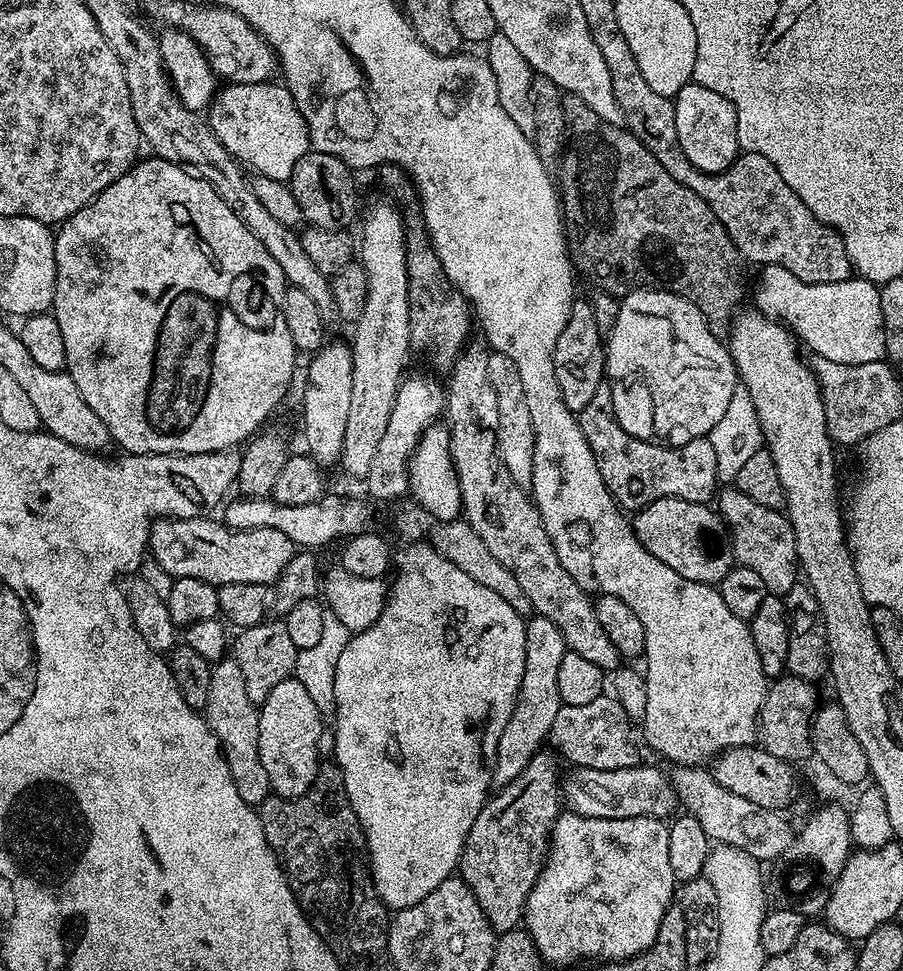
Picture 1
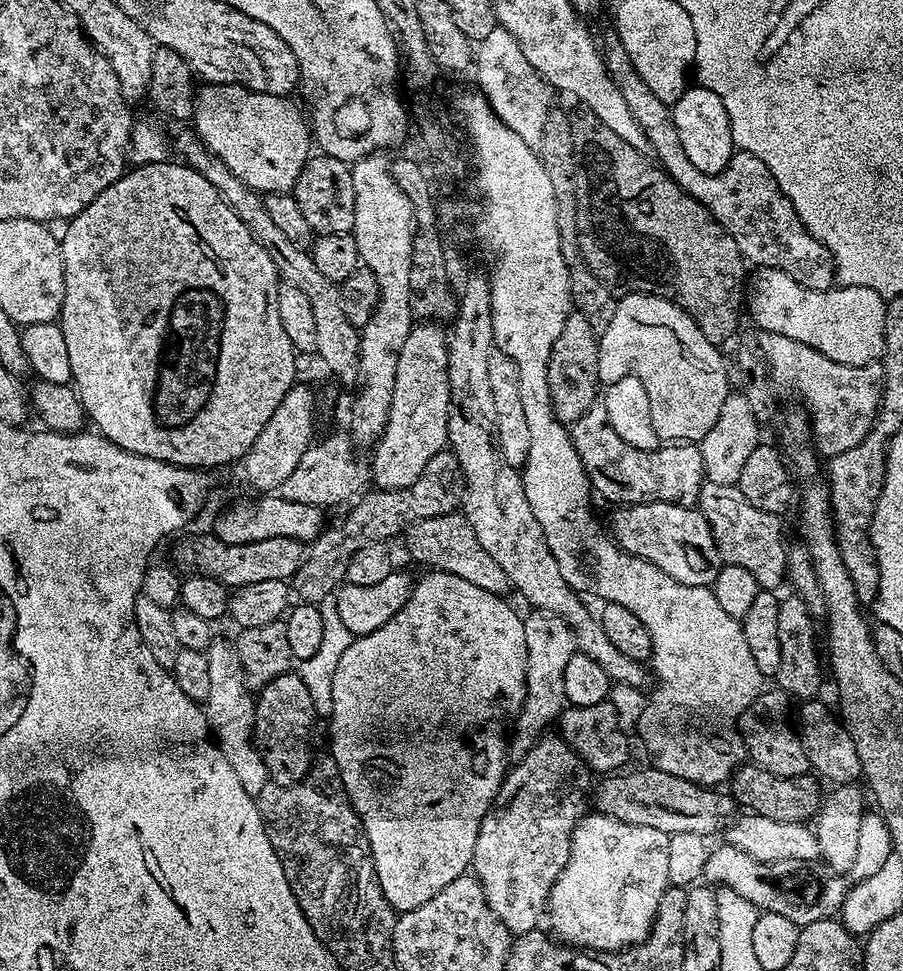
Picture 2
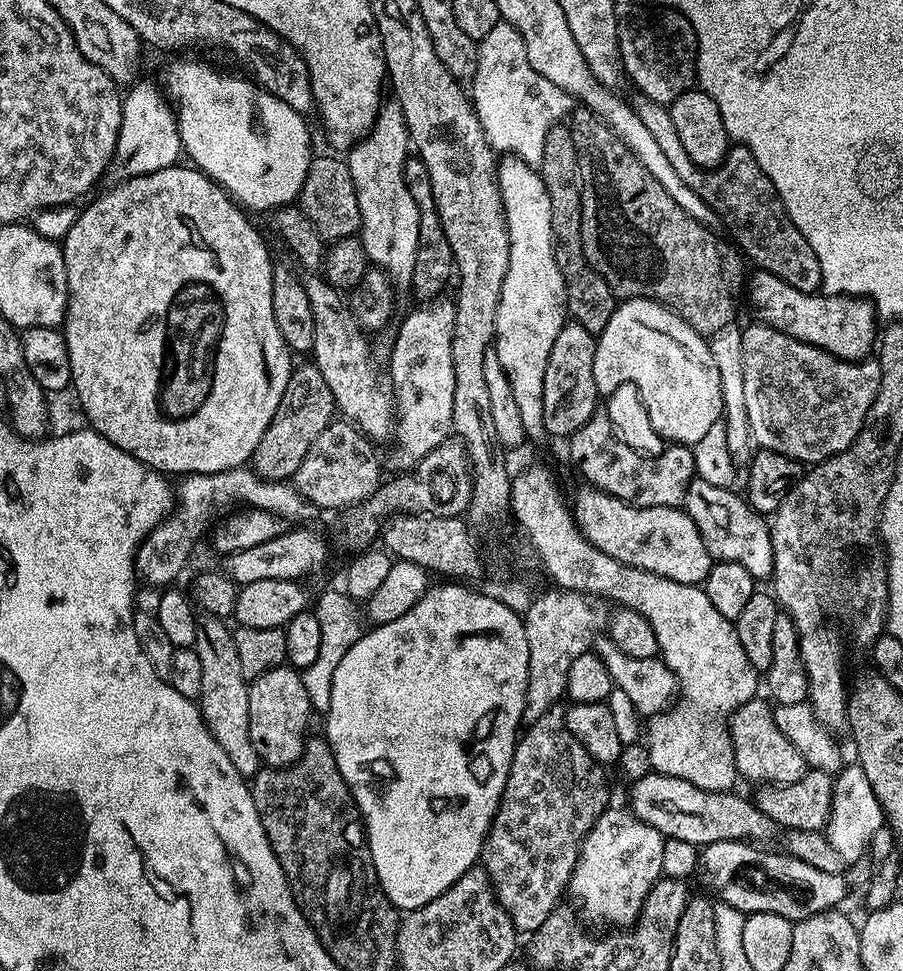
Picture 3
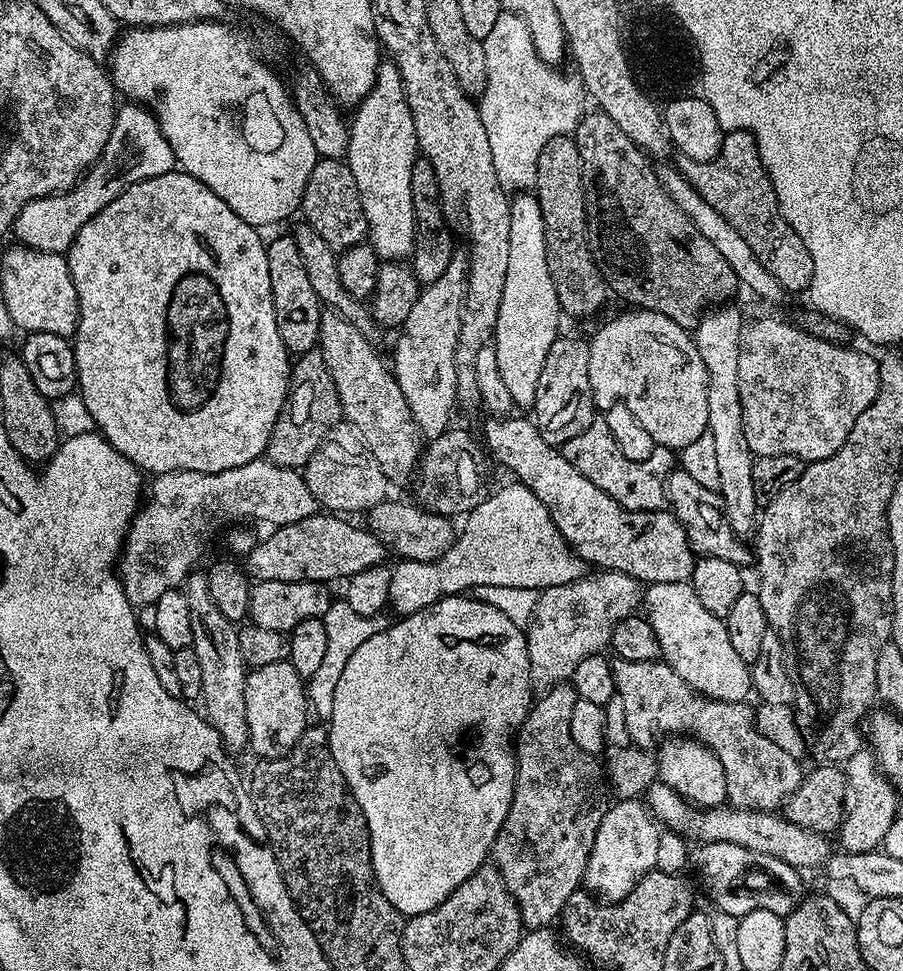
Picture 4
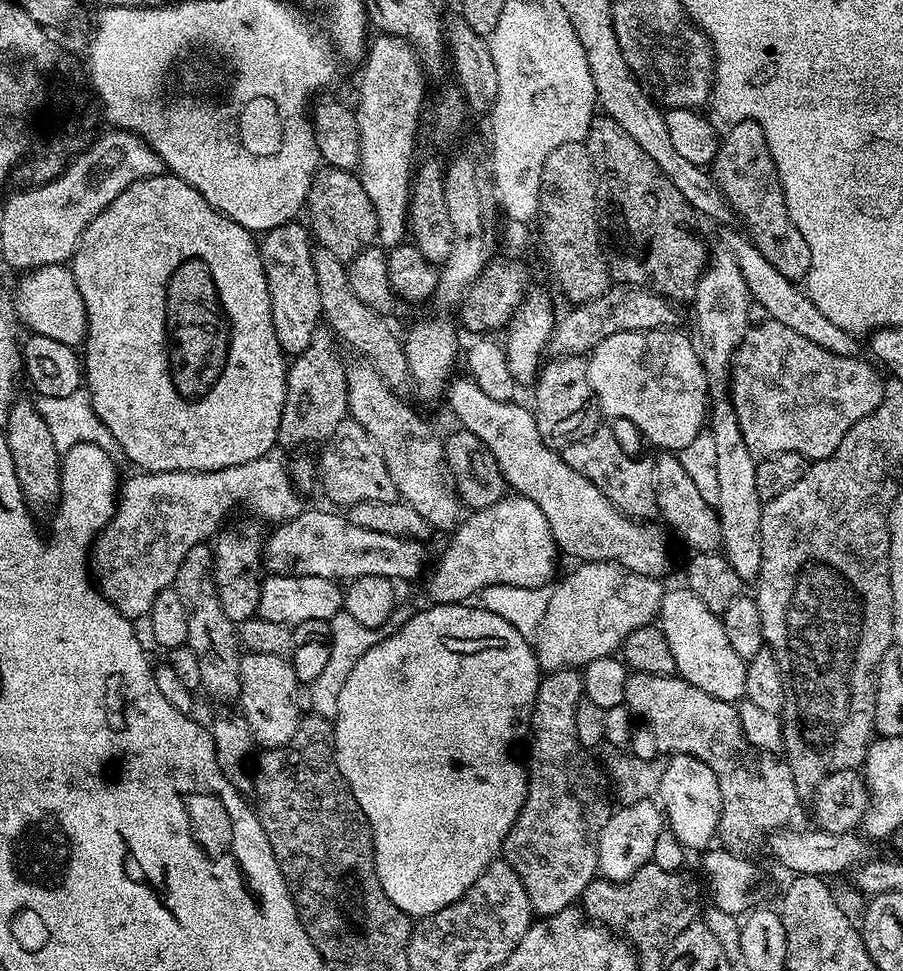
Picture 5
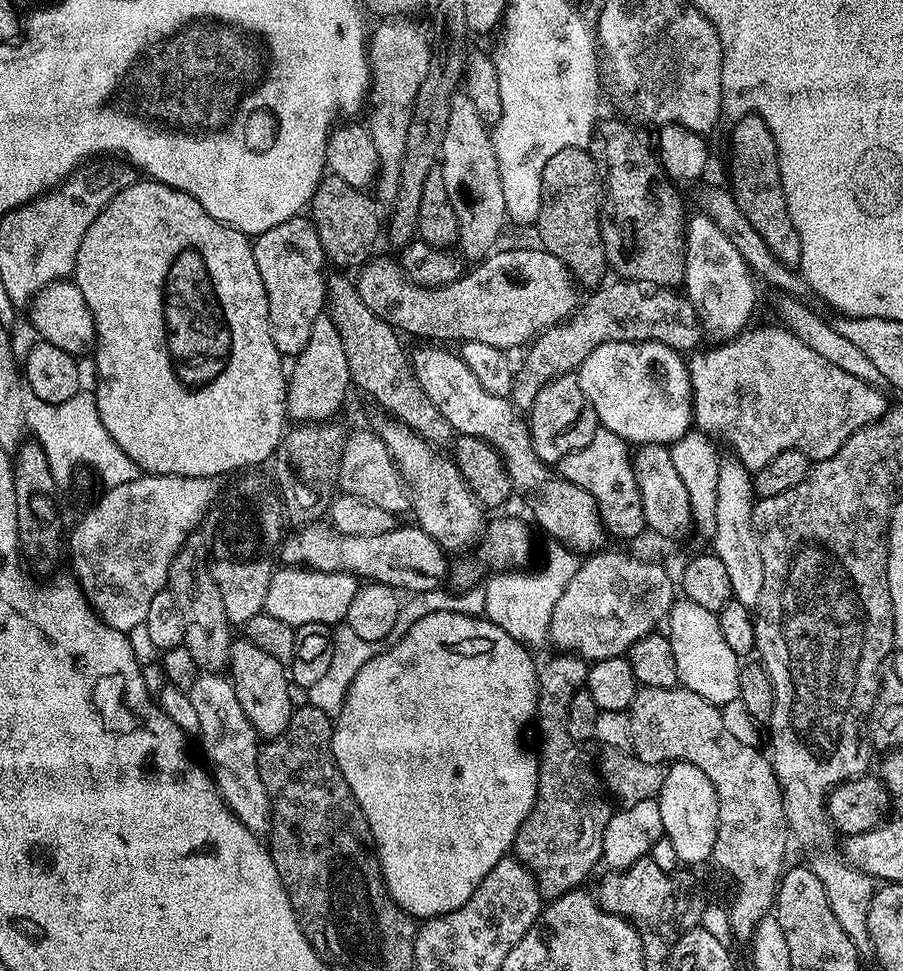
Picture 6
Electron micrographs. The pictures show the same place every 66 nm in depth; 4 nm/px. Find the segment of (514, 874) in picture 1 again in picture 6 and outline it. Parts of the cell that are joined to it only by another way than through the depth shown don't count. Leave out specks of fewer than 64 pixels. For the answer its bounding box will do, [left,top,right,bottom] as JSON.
[514,654,614,898]

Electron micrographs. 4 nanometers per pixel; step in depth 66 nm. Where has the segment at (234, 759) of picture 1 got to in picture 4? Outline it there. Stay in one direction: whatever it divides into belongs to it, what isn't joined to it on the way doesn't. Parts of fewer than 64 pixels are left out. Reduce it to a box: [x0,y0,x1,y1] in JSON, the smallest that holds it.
[182,571,248,753]

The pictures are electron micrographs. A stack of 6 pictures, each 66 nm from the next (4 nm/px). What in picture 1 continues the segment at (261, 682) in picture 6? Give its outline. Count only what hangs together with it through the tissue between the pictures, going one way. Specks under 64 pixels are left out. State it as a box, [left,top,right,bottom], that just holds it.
[258,678,326,800]

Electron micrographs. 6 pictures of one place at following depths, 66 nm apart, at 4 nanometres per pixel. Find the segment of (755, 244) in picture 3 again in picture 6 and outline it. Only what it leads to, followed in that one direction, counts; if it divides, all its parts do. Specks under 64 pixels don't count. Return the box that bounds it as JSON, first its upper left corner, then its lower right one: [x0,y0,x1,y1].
[732,116,802,265]

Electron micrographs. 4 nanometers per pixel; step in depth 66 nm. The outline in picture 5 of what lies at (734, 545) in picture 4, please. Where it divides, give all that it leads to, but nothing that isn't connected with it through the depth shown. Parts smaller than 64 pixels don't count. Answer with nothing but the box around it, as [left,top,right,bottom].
[654,451,721,553]

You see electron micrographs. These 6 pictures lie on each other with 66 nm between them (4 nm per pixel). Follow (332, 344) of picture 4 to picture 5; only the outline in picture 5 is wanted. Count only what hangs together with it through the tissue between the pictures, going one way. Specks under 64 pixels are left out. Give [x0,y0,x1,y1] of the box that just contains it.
[346,362,462,530]

